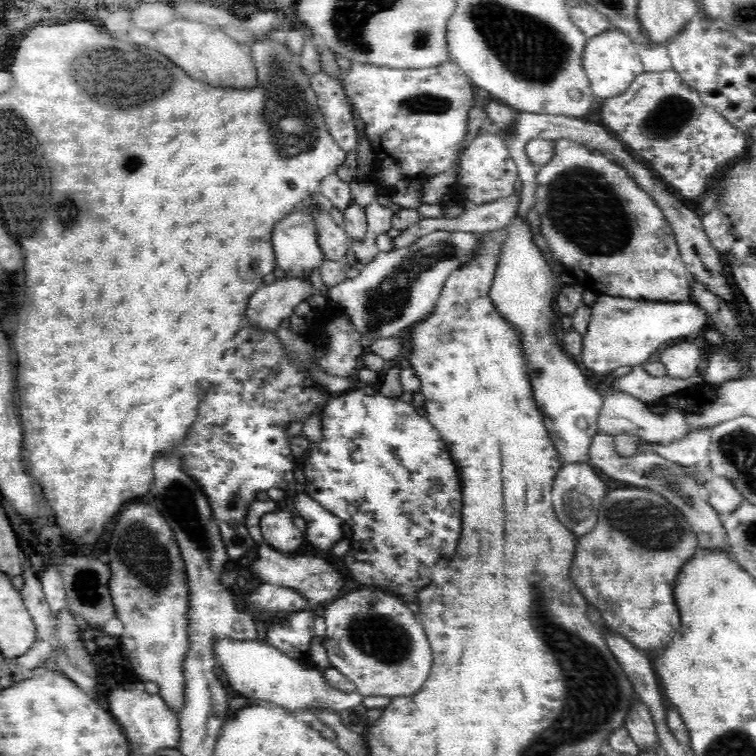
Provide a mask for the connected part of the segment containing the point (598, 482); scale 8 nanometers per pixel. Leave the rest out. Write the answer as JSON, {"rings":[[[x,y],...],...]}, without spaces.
{"rings":[[[566,461],[561,464],[552,482],[553,509],[558,521],[578,538],[590,532],[598,523],[598,509],[606,498],[606,484],[596,474],[594,466],[586,461]]]}

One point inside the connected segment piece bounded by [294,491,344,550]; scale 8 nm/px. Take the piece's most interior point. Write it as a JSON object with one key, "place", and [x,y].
{"place":[324,529]}

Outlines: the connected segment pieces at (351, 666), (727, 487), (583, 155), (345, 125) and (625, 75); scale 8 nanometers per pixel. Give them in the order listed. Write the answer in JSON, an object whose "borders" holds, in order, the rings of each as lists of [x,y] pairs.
{"borders":[[[[360,588],[335,598],[324,610],[323,617],[327,626],[323,645],[329,664],[347,676],[361,695],[388,696],[393,699],[416,694],[422,688],[432,668],[432,647],[417,614],[412,613],[402,599],[380,589]]],[[[709,476],[707,480],[708,499],[722,516],[732,512],[743,500],[742,493],[730,479],[722,476]]],[[[570,139],[554,140],[552,160],[536,173],[534,208],[540,215],[541,235],[566,271],[576,275],[584,290],[624,299],[660,301],[678,304],[691,301],[691,274],[688,273],[674,233],[662,214],[662,209],[639,187],[627,170],[608,162],[598,149]]],[[[454,60],[443,62],[438,66],[428,67],[428,68],[386,68],[373,66],[372,64],[350,64],[350,69],[344,74],[340,74],[338,78],[333,78],[329,76],[325,71],[318,71],[316,74],[310,76],[310,86],[315,92],[317,97],[318,106],[324,115],[325,123],[327,124],[327,129],[331,134],[331,137],[335,140],[335,143],[342,148],[342,150],[348,152],[349,150],[356,150],[358,148],[358,131],[356,130],[356,124],[360,118],[360,122],[364,125],[364,133],[366,134],[367,140],[375,148],[377,176],[372,181],[375,186],[388,186],[394,188],[396,183],[399,183],[400,175],[406,176],[408,178],[424,177],[428,179],[435,174],[440,174],[450,170],[455,163],[456,157],[459,155],[460,144],[464,142],[466,134],[468,132],[468,110],[472,106],[479,106],[482,103],[472,95],[472,87],[474,82],[470,80],[464,74],[464,71],[455,63]]],[[[608,29],[588,39],[582,60],[591,91],[596,96],[607,99],[622,94],[644,71],[644,65],[638,54],[638,46],[629,35],[618,29]]]]}

